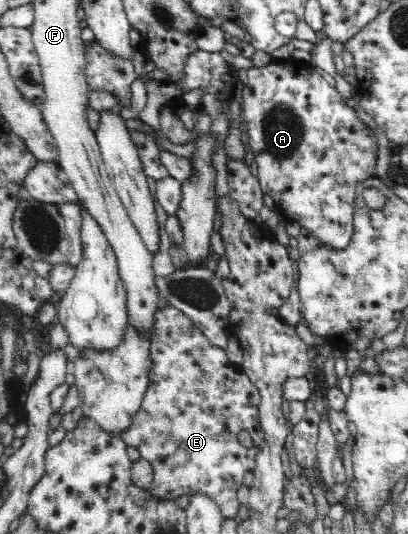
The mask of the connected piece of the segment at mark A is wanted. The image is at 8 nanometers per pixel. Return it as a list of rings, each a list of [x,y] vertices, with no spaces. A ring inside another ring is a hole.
[[[290,56],[281,61],[273,60],[267,66],[249,68],[247,72],[248,83],[244,85],[244,89],[242,90],[243,110],[248,126],[248,133],[251,136],[251,148],[258,164],[258,179],[262,191],[272,196],[277,210],[285,213],[289,221],[299,222],[301,227],[305,227],[313,237],[316,237],[316,240],[324,249],[334,252],[345,250],[349,246],[354,231],[353,204],[355,204],[355,186],[359,182],[363,182],[363,180],[374,176],[377,164],[377,152],[379,152],[376,136],[371,133],[371,129],[363,121],[358,119],[357,115],[355,115],[355,109],[347,105],[345,97],[337,91],[336,87],[327,83],[325,77],[317,72],[315,66],[310,61],[297,60]]]

